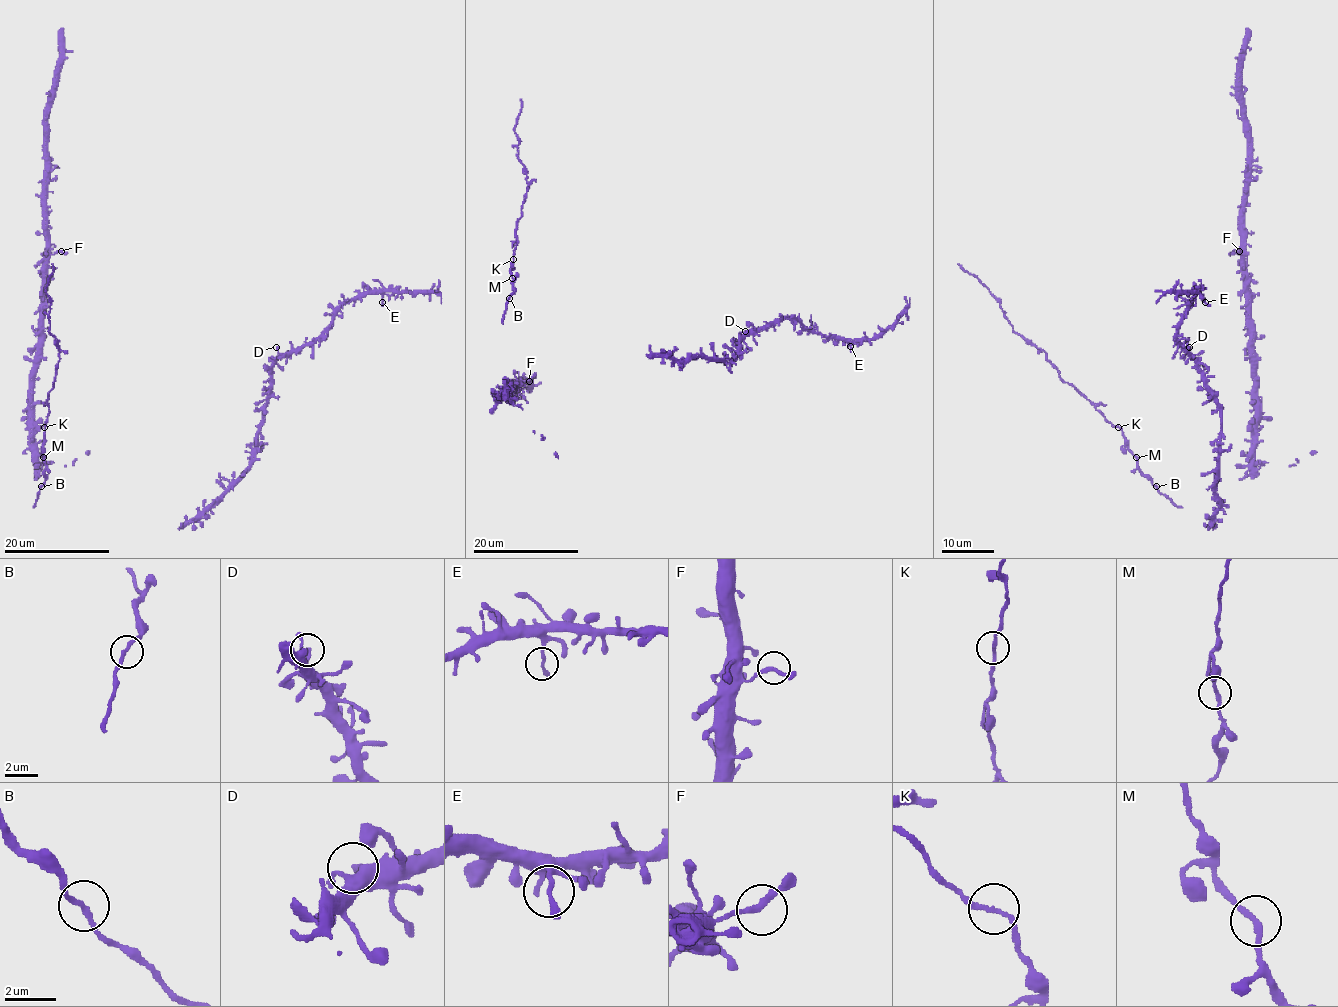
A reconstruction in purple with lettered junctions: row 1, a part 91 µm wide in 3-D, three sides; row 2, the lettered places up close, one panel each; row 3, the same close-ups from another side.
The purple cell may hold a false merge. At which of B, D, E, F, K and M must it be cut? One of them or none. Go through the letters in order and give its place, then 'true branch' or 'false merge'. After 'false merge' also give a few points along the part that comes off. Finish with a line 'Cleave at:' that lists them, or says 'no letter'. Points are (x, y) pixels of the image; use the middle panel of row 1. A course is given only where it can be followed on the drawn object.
B: (509, 298) | true branch
D: (745, 331) | true branch
E: (850, 346) | true branch
F: (529, 381) | true branch
K: (513, 259) | true branch
M: (512, 278) | true branch
Cleave at: no letter

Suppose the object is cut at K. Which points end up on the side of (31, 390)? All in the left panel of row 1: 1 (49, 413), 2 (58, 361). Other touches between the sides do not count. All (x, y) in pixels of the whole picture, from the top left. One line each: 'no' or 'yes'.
1: no
2: no

